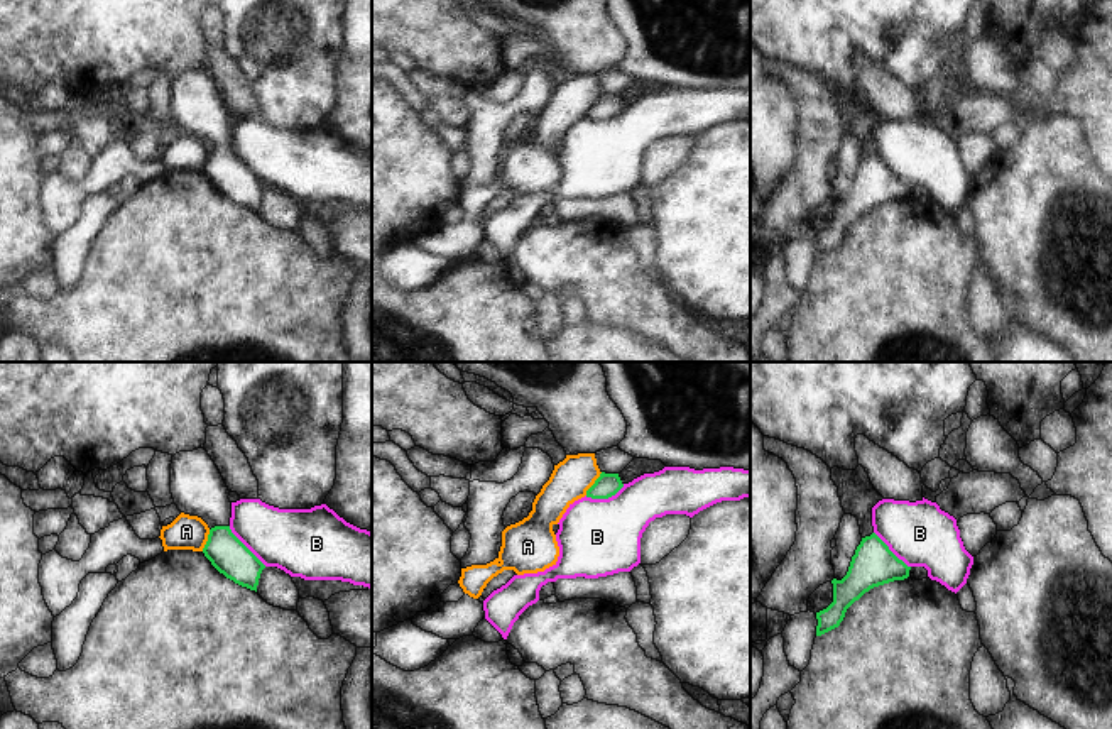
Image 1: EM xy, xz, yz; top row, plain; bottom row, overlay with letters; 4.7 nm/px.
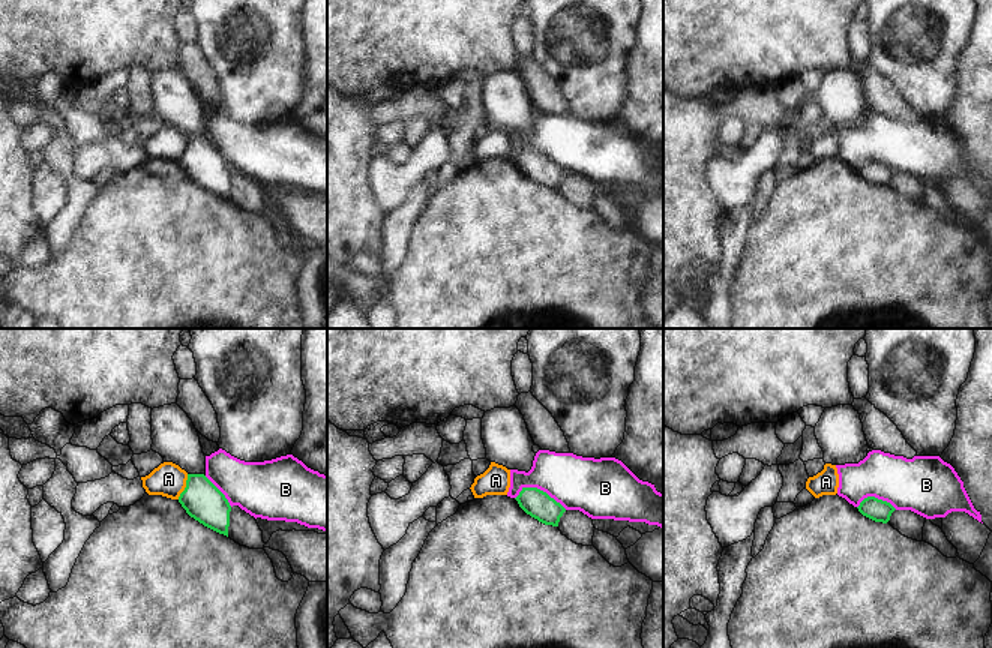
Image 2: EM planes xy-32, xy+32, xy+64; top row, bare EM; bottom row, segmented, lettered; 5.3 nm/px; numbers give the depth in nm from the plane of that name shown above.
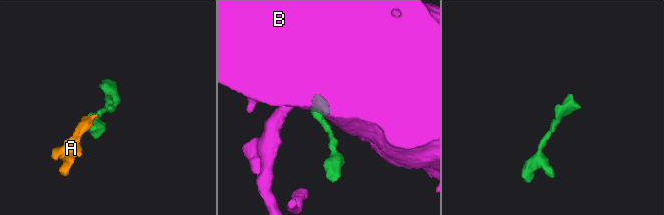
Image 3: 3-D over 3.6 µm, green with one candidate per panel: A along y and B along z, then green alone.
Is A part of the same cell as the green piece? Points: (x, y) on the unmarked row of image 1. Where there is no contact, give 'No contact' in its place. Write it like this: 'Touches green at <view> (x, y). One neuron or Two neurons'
Touches green at xz (594, 105). Two neurons

